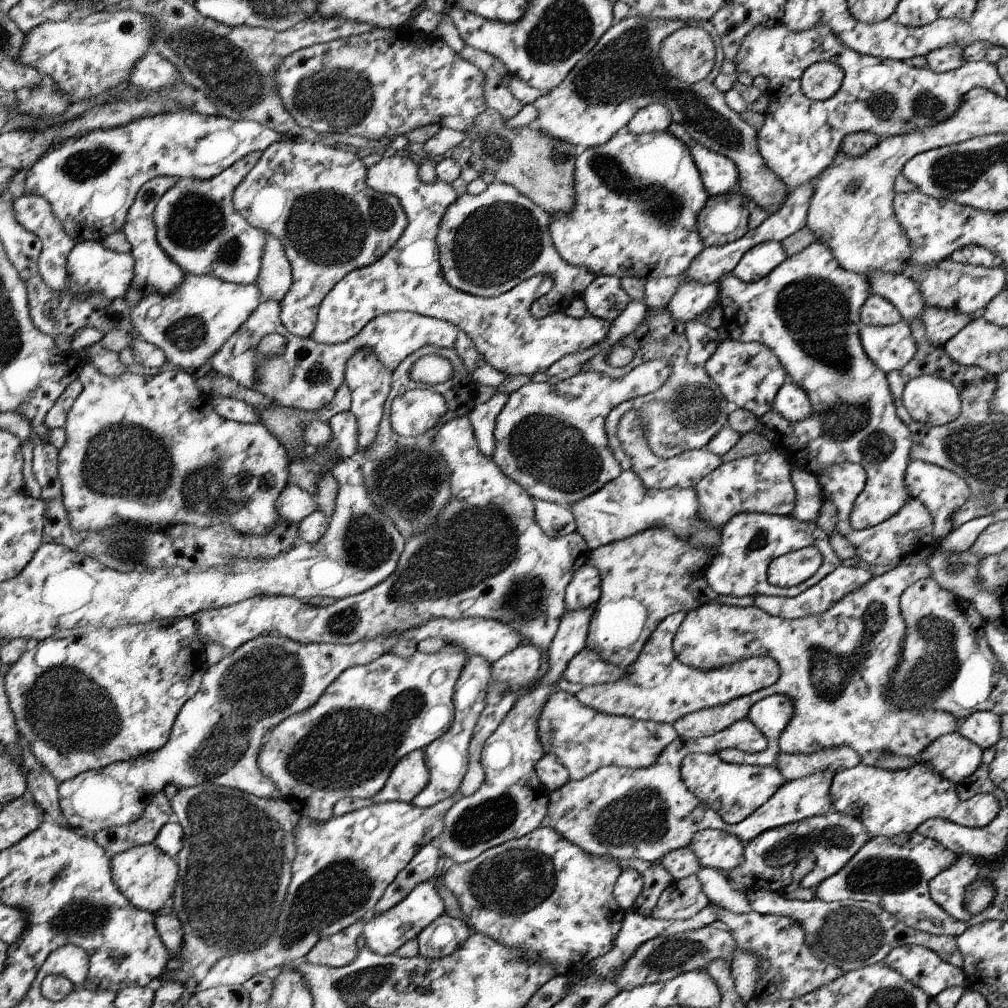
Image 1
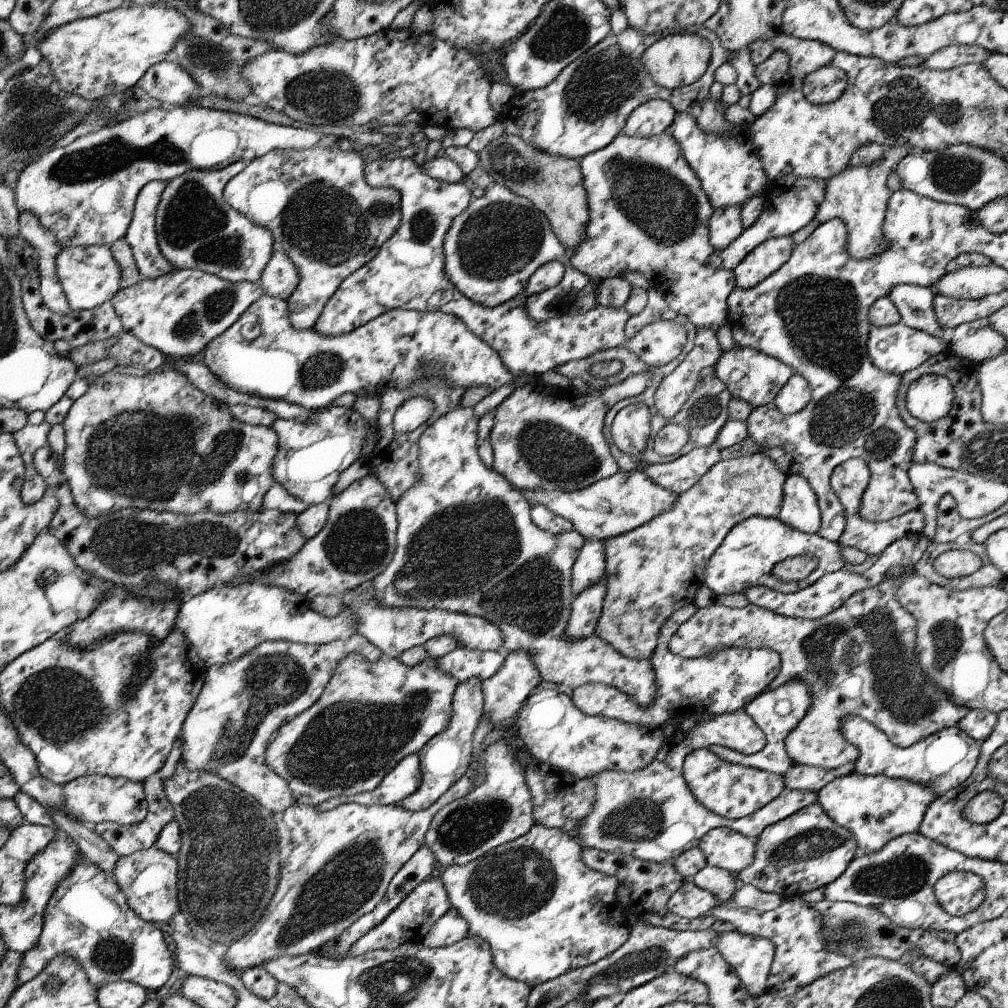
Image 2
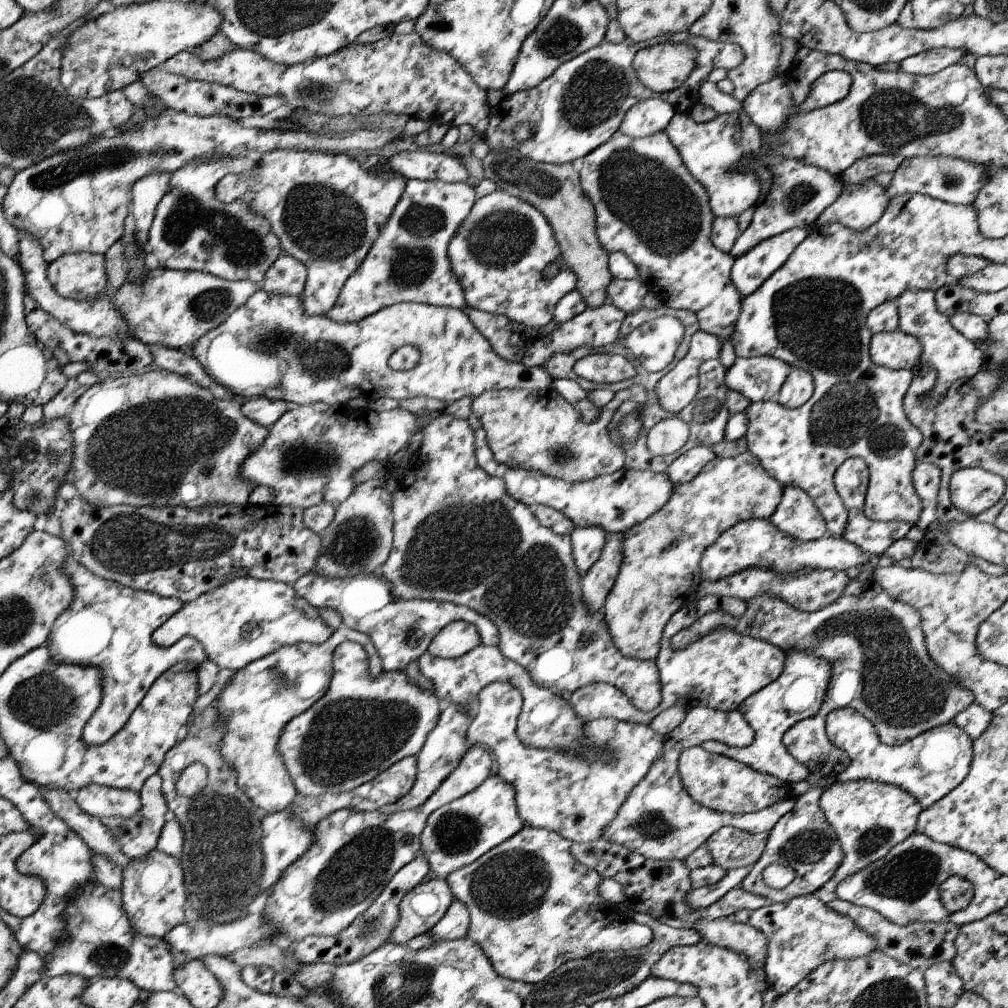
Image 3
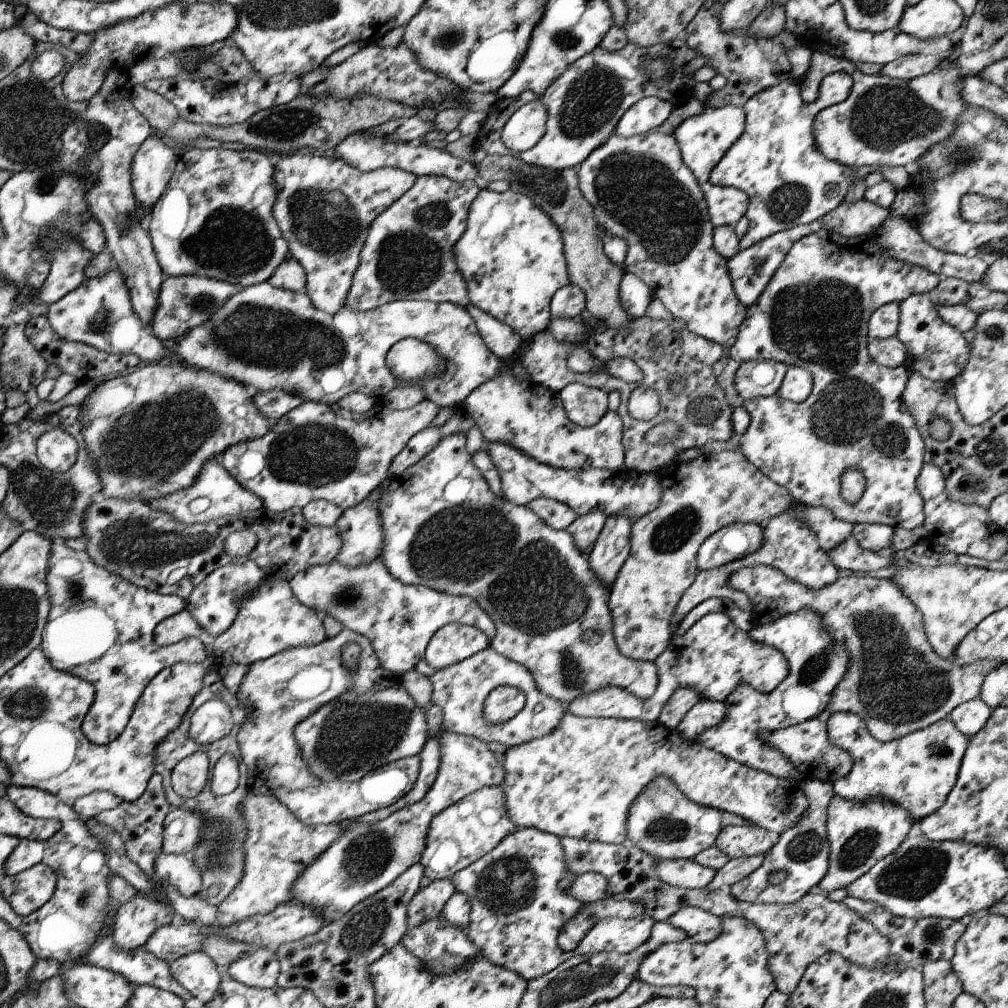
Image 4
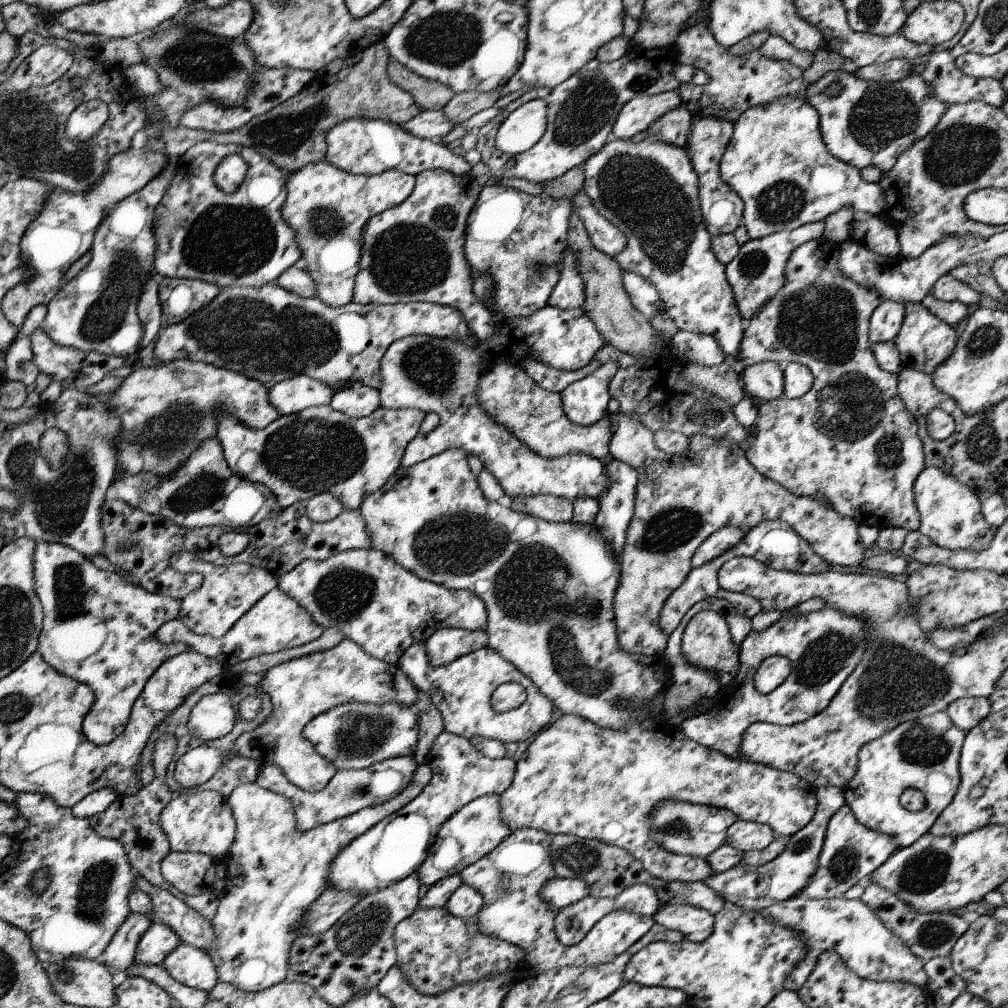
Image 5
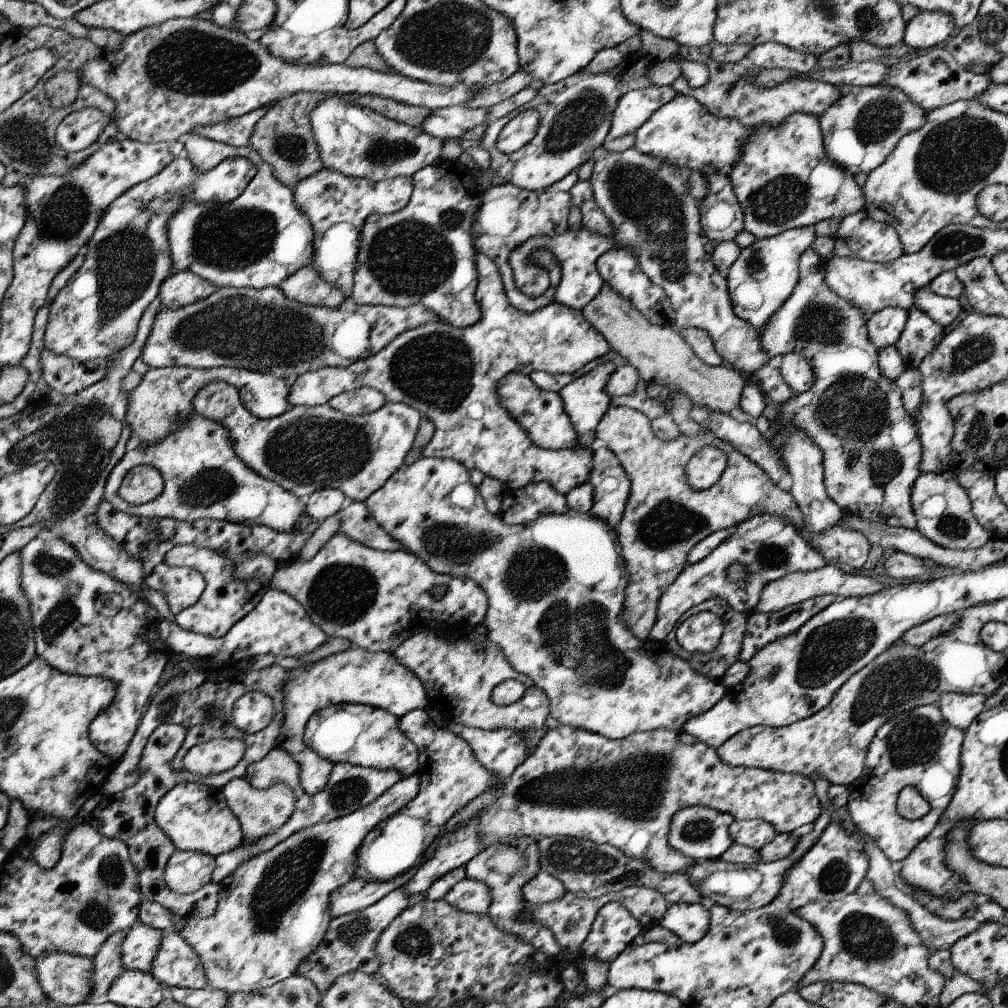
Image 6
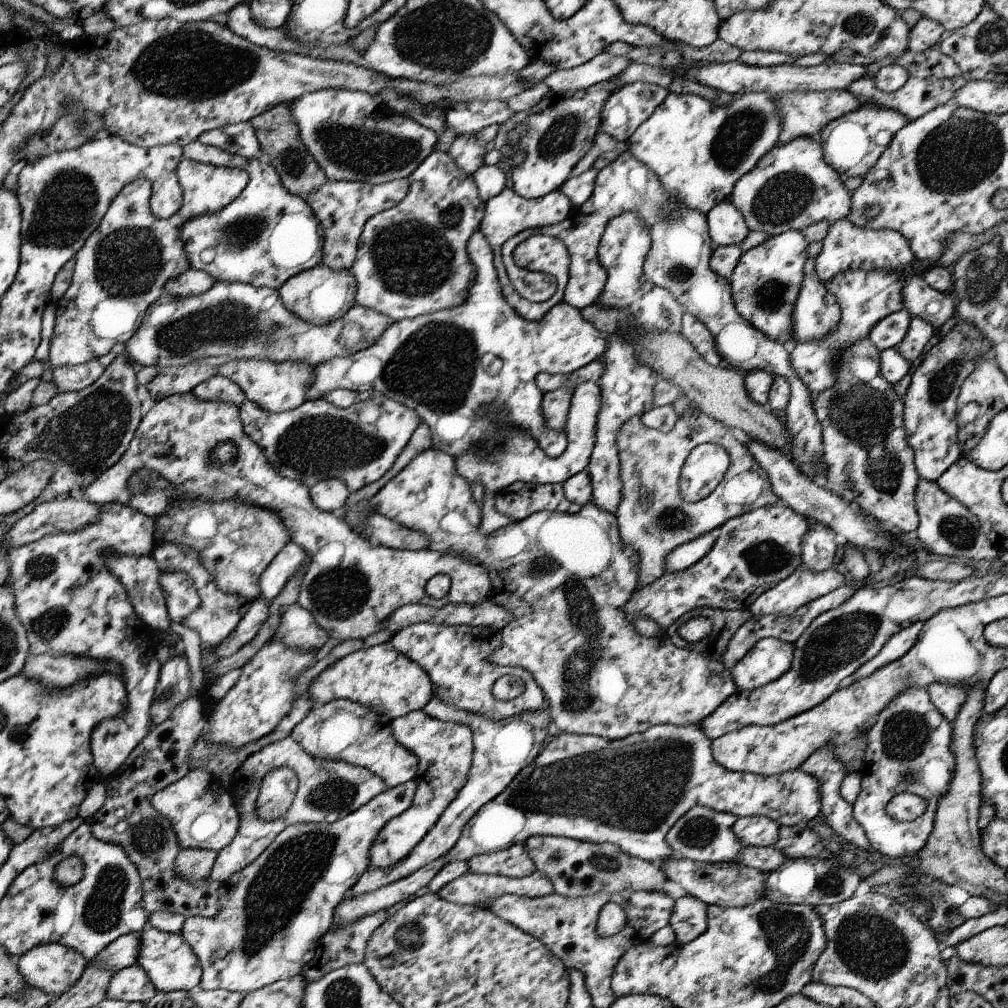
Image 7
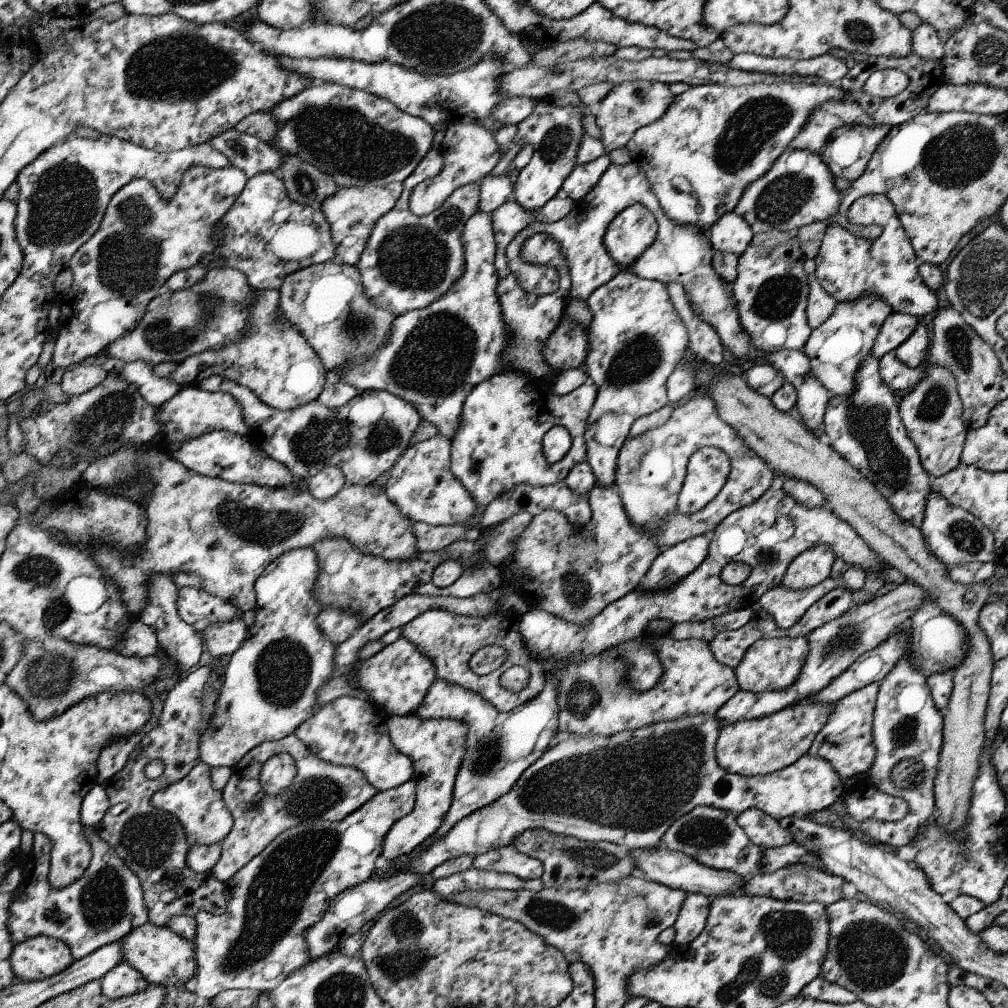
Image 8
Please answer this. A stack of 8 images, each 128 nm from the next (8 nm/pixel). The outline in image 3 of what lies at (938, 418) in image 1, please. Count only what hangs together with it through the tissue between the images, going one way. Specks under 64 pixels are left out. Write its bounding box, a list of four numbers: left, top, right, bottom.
[896,290,984,408]

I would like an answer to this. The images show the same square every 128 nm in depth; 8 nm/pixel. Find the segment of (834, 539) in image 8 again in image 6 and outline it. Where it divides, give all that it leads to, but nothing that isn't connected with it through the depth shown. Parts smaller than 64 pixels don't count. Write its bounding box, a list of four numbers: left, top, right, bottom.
[649,514,808,642]

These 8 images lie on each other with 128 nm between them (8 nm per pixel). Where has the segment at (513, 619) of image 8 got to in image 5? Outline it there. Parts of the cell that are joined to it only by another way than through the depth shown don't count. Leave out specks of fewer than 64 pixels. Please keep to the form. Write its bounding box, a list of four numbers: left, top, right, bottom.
[397,643,553,744]

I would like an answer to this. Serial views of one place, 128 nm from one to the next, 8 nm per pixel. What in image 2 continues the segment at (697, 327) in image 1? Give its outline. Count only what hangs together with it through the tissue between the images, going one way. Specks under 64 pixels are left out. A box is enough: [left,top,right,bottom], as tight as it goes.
[655,328,723,419]

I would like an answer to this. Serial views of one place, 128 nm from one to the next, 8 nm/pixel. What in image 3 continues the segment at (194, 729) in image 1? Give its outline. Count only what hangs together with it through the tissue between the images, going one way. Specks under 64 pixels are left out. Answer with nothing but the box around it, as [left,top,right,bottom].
[74,626,383,818]

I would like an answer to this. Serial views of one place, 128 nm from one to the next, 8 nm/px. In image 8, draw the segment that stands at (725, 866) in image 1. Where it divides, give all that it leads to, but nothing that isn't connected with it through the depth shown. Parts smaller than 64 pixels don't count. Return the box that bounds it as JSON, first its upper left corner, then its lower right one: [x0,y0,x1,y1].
[737,808,793,849]

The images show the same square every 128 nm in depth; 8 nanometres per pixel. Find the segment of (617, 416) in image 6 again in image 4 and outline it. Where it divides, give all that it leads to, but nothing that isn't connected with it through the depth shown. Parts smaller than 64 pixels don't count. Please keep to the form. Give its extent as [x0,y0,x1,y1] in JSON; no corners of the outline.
[607,449,853,661]

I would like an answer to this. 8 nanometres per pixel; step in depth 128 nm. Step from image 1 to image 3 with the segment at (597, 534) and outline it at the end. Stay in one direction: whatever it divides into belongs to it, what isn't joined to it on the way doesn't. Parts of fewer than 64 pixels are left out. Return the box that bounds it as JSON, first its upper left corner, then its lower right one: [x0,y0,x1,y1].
[499,468,674,534]

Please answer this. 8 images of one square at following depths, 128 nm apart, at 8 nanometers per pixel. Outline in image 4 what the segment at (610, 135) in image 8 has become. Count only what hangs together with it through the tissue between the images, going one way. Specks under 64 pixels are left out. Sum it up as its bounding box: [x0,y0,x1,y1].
[614,97,673,137]

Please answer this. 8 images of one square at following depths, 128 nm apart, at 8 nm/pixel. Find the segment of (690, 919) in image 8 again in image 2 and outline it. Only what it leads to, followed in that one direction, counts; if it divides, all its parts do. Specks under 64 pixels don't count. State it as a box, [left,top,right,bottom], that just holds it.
[718,930,774,996]

